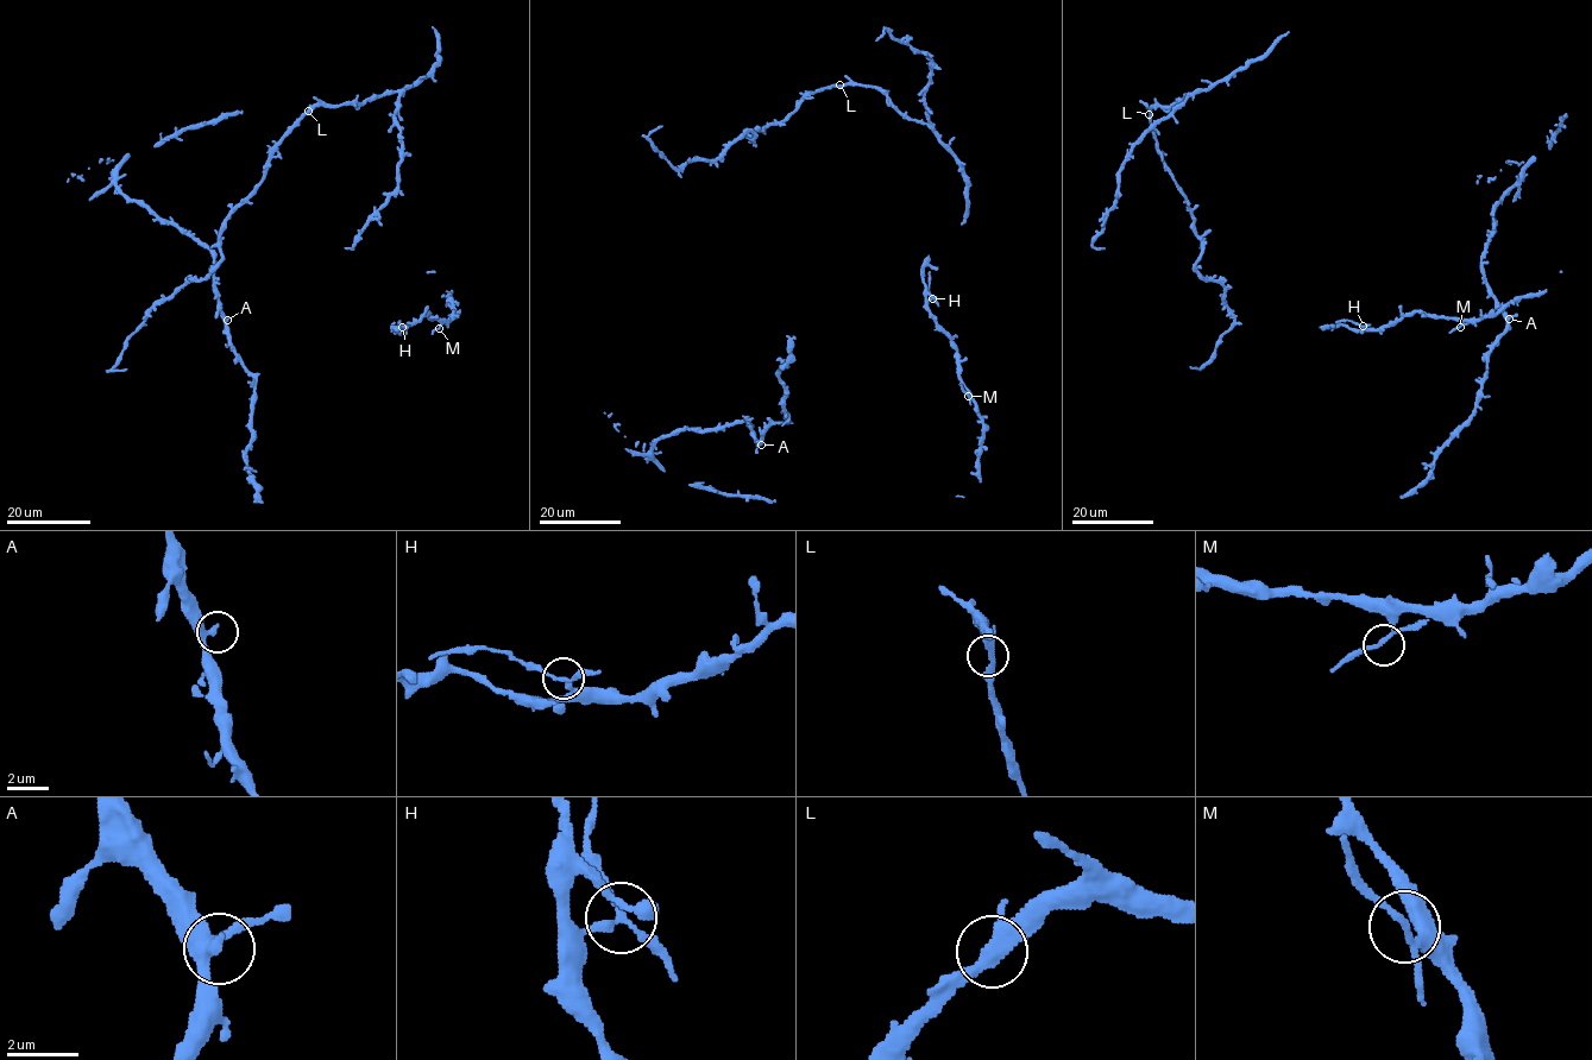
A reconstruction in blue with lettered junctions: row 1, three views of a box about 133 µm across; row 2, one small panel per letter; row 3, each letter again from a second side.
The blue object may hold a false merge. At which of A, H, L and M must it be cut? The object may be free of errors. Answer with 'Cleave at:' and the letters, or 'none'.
Cleave at: H

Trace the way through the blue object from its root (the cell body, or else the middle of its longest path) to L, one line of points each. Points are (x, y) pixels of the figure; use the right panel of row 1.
L: (1241, 325), (1224, 303), (1224, 286), (1197, 272), (1201, 239), (1188, 201), (1157, 147), (1149, 114)

